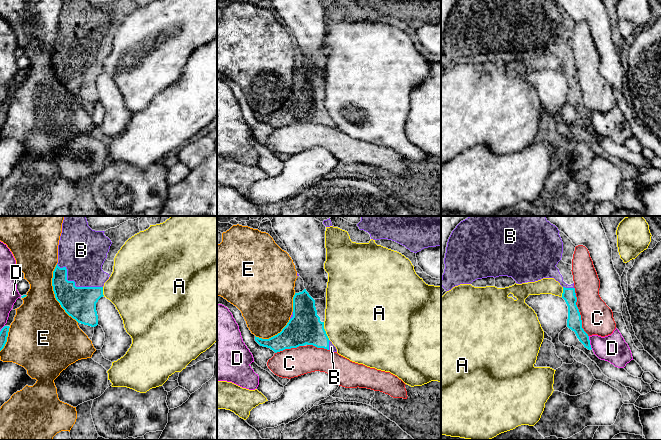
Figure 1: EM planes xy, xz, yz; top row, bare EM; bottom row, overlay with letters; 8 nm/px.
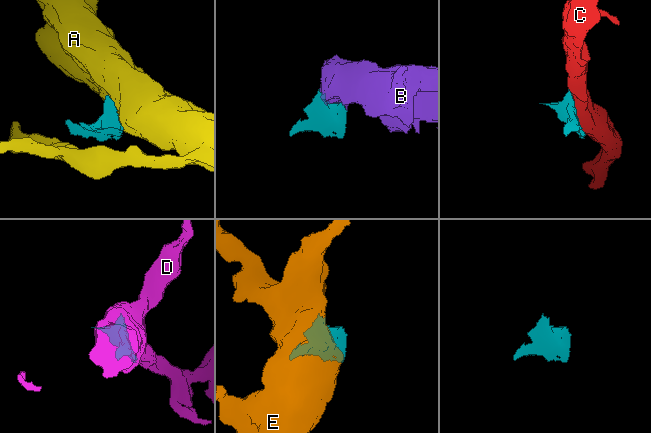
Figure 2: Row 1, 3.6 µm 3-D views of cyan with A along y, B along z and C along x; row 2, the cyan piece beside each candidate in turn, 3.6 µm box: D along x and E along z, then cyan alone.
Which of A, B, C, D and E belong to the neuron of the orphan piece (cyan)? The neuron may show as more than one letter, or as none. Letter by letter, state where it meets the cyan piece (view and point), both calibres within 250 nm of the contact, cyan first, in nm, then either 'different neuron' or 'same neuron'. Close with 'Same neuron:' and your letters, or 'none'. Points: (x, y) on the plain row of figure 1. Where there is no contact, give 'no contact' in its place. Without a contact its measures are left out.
A: meets cyan in xz at (325, 107); 260 nm thick on the cyan side, 480 nm on the other; different neuron
B: meets cyan in xy at (74, 60); 260 nm thick on the cyan side, 340 nm on the other; same neuron
C: meets cyan in yz at (580, 92); 120 nm thick on the cyan side, 260 nm on the other; different neuron
D: meets cyan in yz at (589, 118); 120 nm thick on the cyan side, 220 nm on the other; different neuron
E: meets cyan in xy at (54, 69); 260 nm thick on the cyan side, 400 nm on the other; different neuron
Same neuron: B

